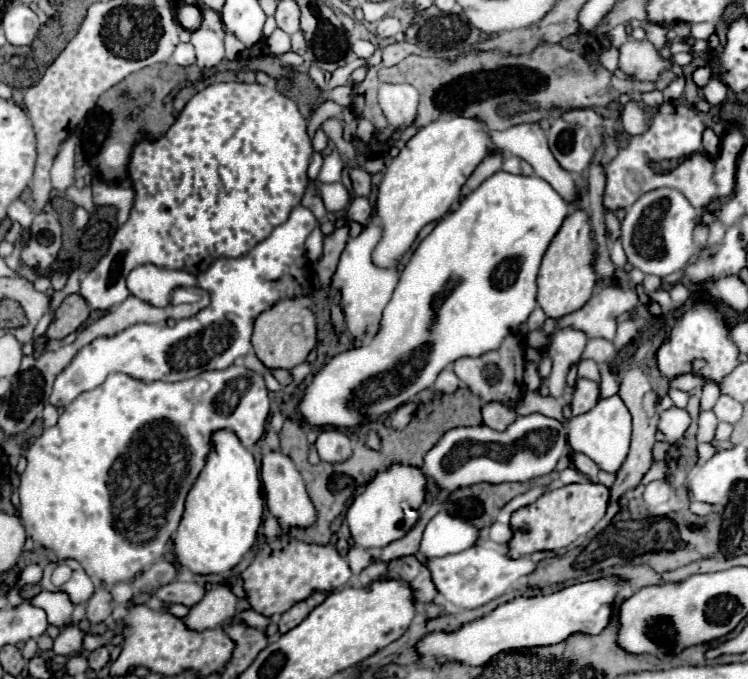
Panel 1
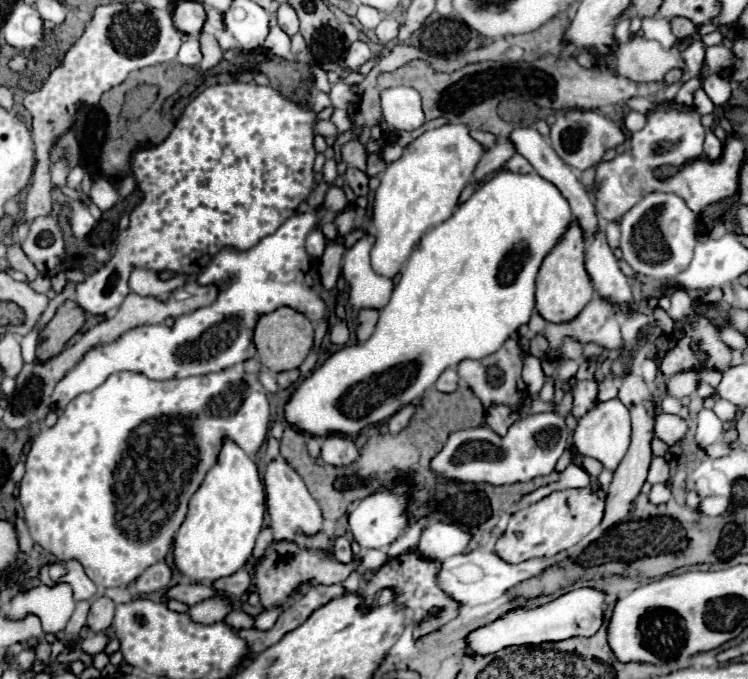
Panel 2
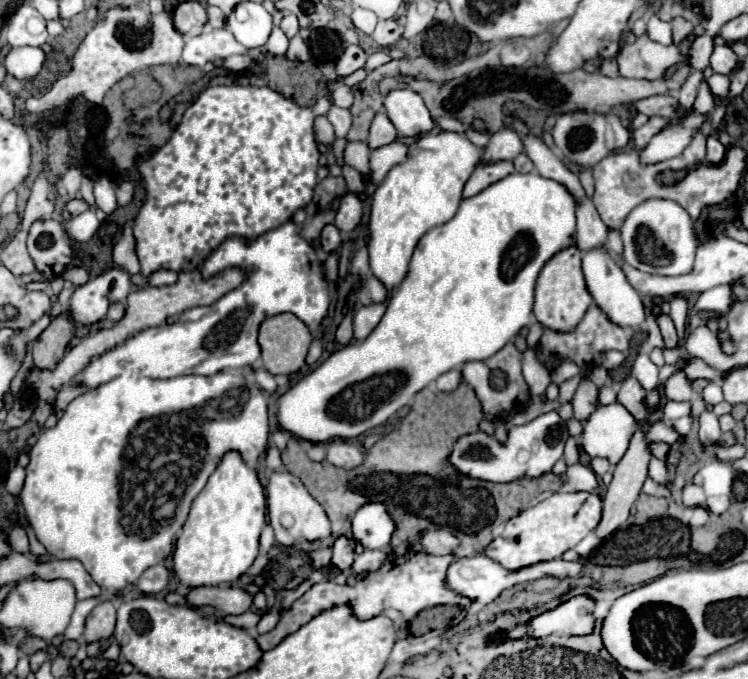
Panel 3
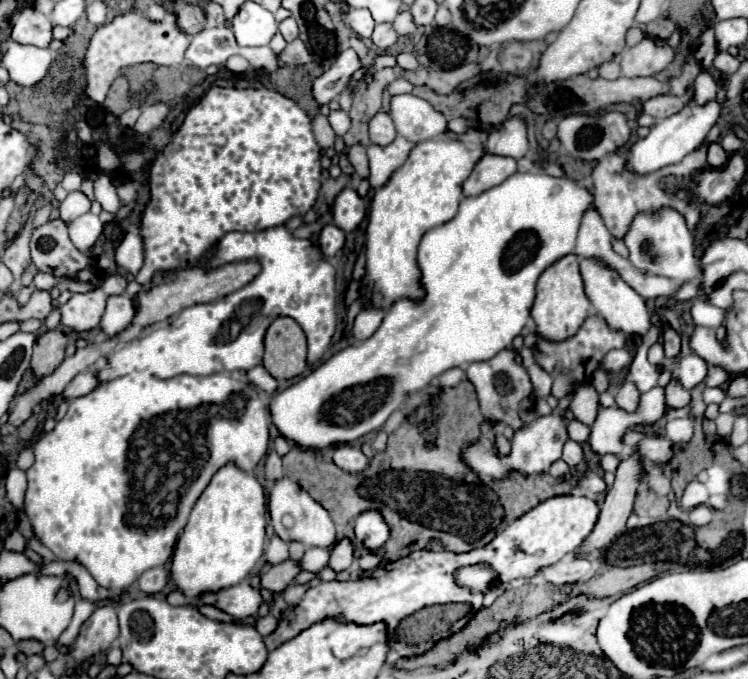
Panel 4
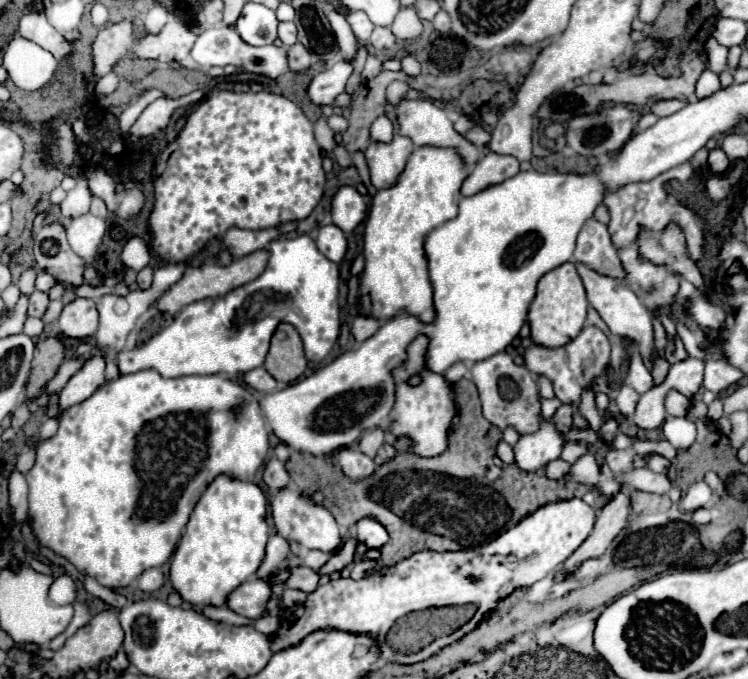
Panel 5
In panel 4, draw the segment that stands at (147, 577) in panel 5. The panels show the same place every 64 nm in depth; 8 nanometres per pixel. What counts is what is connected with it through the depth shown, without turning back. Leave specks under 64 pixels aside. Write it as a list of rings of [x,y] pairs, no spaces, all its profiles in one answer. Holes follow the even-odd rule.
[[[158,566],[158,568],[150,568],[148,572],[144,572],[140,576],[140,580],[138,580],[138,586],[146,594],[160,592],[166,586],[166,572],[164,572],[164,568]]]

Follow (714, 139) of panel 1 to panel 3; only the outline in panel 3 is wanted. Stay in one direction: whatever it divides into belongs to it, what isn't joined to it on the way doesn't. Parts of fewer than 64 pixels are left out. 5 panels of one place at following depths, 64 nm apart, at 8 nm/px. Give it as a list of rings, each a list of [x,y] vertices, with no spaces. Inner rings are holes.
[[[714,134],[708,136],[708,156],[706,156],[706,160],[710,164],[720,164],[724,160],[724,154],[726,154],[726,148],[718,142],[718,138]]]

